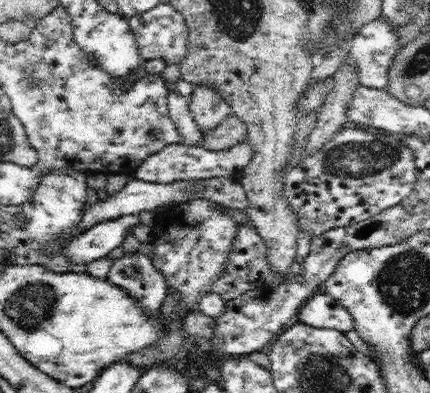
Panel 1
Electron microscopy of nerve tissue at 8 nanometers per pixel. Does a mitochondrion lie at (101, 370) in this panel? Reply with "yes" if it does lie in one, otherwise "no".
no

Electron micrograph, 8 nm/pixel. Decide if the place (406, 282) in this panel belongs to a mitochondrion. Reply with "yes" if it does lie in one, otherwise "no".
yes

